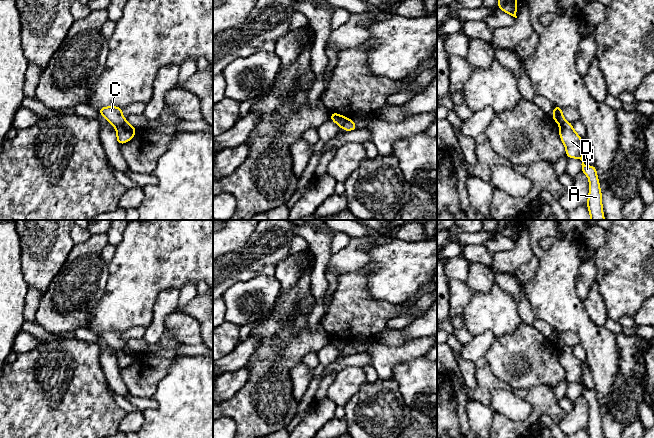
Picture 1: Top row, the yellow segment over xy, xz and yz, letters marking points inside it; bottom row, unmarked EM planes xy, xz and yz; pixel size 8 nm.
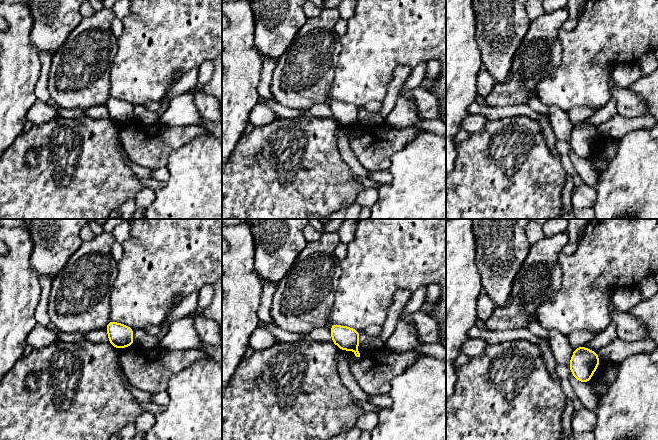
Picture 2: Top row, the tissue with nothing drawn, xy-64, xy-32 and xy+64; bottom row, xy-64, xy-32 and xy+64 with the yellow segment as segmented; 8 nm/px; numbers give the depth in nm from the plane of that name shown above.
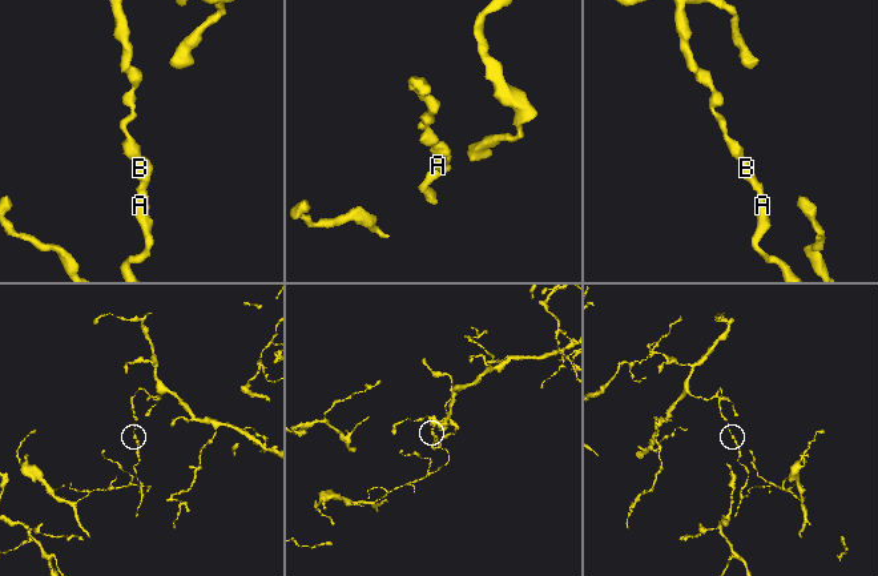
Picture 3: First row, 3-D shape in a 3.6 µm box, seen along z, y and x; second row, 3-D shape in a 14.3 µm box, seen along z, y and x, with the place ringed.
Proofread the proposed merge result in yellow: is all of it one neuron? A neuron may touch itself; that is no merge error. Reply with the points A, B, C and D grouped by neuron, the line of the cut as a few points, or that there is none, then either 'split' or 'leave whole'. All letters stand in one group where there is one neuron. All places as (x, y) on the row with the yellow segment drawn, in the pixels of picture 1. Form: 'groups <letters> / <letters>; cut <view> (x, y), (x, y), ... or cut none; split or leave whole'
groups A B D / C; cut xy (125, 121), (115, 127); split

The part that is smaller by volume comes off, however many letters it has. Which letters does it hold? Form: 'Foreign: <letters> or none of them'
Foreign: A, B, D

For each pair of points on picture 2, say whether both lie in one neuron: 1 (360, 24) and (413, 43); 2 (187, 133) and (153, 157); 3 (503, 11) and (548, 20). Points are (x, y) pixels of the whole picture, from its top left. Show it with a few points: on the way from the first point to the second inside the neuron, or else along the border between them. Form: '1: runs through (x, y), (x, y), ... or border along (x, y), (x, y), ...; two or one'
1: runs through (373, 28), (398, 28), (400, 30); one
2: runs through (179, 136), (173, 137), (161, 149); one
3: border along (531, 20), (522, 42); two

